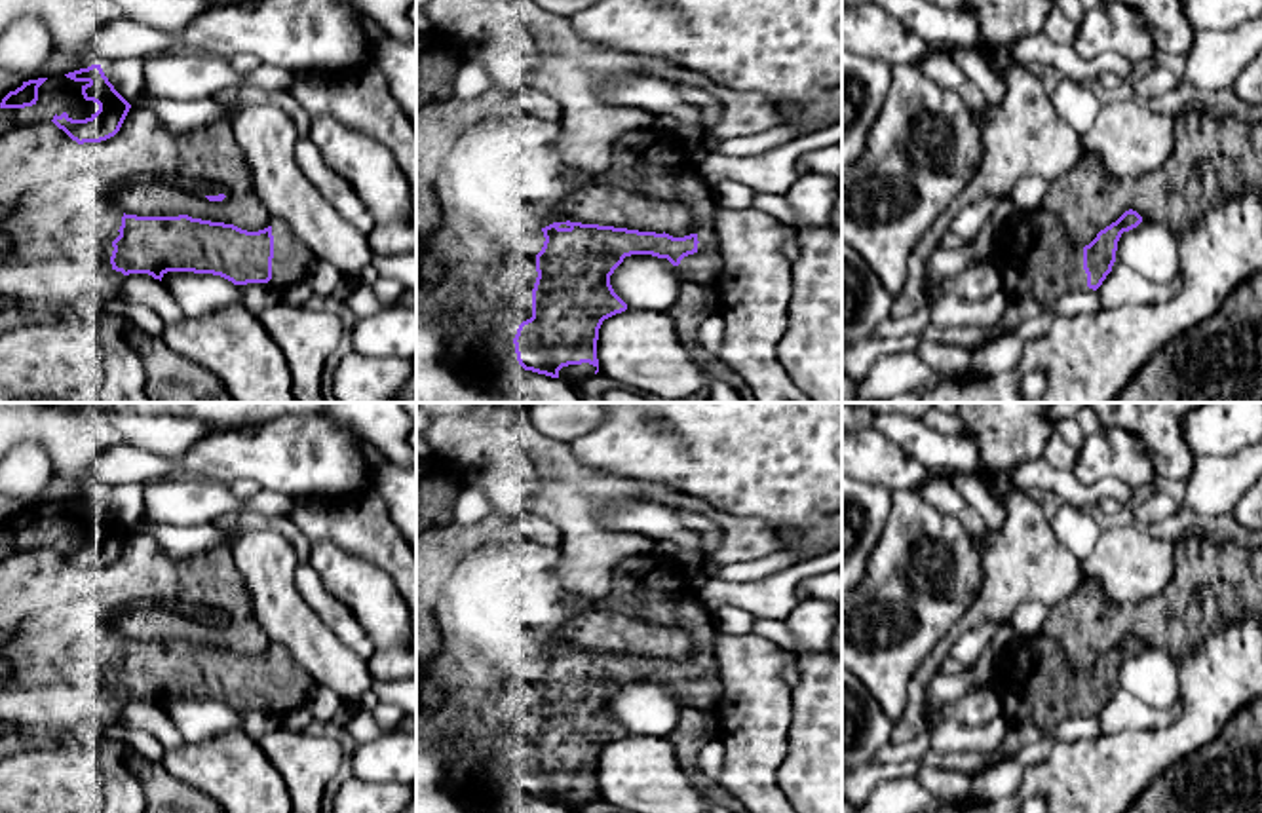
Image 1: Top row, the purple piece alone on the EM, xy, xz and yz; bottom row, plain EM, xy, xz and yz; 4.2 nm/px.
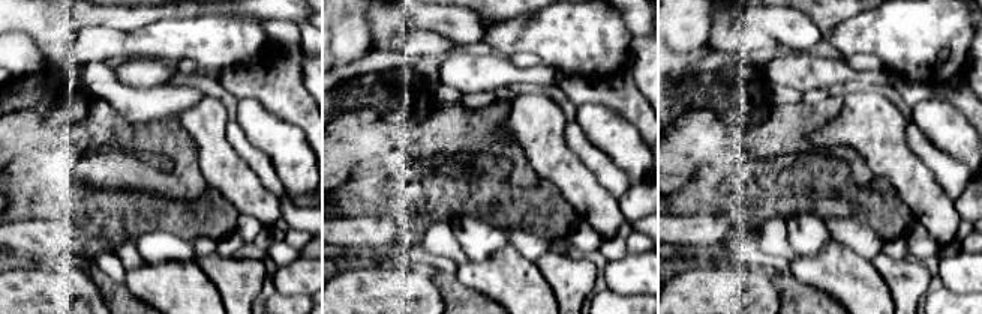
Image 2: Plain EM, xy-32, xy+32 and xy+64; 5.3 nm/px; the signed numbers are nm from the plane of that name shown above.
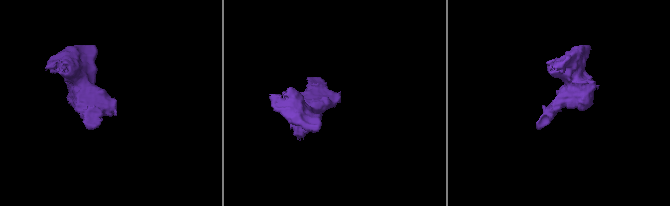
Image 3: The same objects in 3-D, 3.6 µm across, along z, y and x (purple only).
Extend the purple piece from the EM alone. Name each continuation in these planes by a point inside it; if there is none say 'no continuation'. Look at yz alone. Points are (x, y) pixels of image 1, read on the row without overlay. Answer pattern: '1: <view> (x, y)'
1: yz (1034, 680)

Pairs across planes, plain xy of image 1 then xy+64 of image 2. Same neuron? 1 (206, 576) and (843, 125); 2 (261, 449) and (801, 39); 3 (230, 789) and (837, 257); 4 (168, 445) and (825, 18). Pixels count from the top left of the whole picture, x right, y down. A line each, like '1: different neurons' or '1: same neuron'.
1: different neurons
2: different neurons
3: same neuron
4: different neurons

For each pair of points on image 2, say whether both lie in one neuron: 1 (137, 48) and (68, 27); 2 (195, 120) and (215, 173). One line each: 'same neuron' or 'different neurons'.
1: different neurons
2: same neuron

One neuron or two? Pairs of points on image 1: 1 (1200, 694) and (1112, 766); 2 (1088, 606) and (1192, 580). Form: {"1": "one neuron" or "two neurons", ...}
{"1": "one neuron", "2": "one neuron"}

